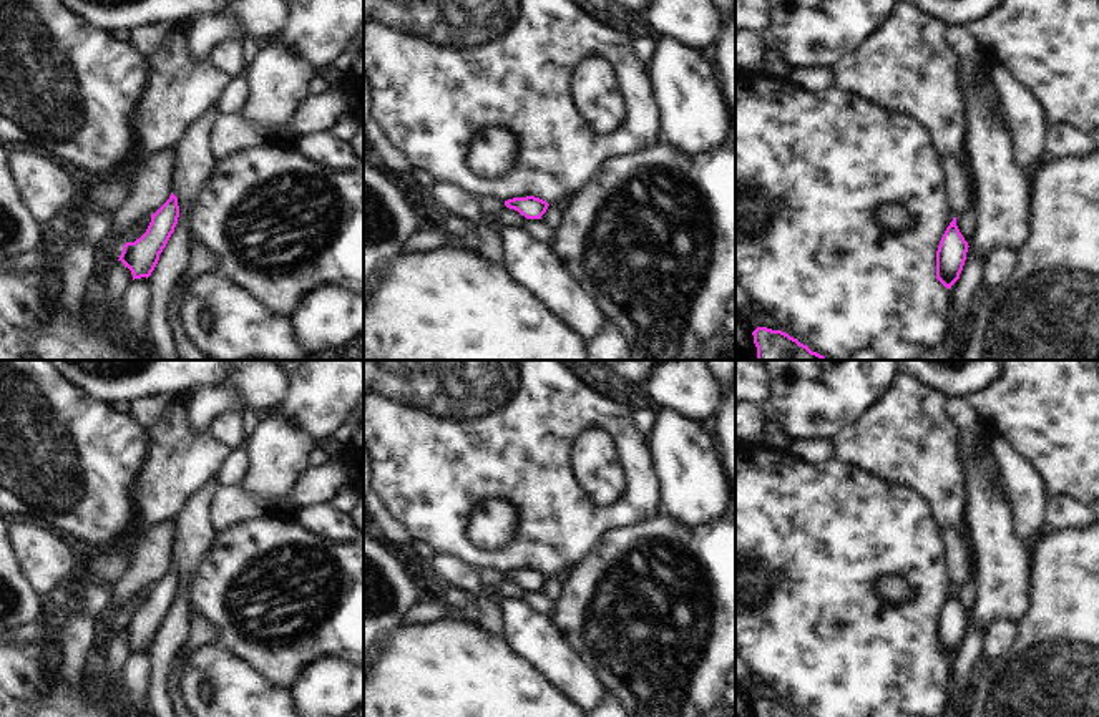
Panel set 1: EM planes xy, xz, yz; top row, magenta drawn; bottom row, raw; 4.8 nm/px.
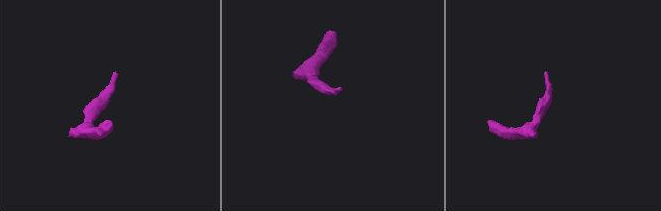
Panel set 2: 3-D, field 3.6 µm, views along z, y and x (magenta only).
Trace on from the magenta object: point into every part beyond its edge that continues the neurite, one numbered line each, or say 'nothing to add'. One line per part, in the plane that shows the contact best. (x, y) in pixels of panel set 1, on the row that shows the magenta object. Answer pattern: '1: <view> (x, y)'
nothing to add

